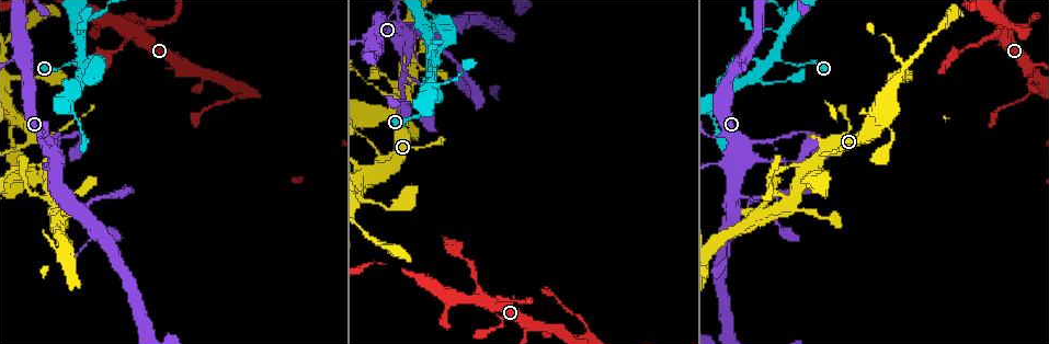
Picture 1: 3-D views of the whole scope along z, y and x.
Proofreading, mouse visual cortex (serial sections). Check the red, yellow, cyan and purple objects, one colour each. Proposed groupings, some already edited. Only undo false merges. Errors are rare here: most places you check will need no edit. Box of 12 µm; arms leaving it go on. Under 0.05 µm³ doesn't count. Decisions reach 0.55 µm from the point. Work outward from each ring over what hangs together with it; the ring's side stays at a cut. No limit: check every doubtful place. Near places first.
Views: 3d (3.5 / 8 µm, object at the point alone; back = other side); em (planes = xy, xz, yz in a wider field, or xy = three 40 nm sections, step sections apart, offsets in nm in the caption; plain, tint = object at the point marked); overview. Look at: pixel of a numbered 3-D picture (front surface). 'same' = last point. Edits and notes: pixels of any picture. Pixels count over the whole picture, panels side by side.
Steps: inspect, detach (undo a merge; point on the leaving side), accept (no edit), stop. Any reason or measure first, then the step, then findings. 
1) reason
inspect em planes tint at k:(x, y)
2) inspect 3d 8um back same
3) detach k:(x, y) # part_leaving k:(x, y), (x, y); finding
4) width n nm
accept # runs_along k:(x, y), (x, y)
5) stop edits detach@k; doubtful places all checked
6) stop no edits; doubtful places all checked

thin neck
inspect 3d 3.5um at 1:(429, 70)

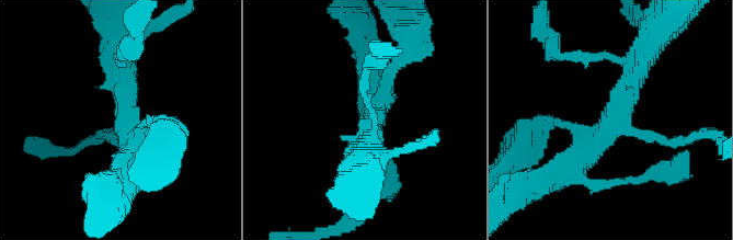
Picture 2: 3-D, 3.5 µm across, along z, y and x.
arms 4; arm_widths 150, 150, 350, 350 nm
inspect em xy step 3 tint at 2:(124, 129)

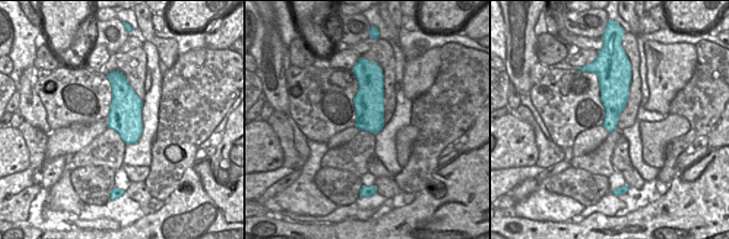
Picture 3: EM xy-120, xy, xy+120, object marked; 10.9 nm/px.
inspect em xy step 5 tint same

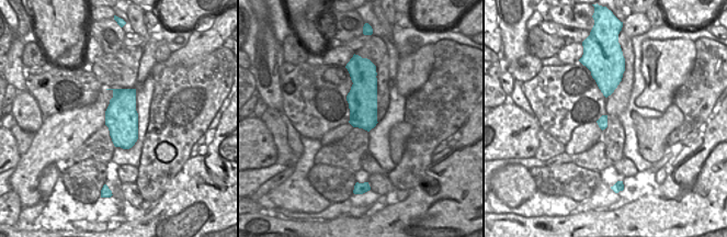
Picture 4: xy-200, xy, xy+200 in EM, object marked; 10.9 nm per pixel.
accept # runs_along 2:(680, 143), (610, 128), (565, 175); continuous, no second cell

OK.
abrupt turn
inspect 3d 8um at 1:(784, 36)

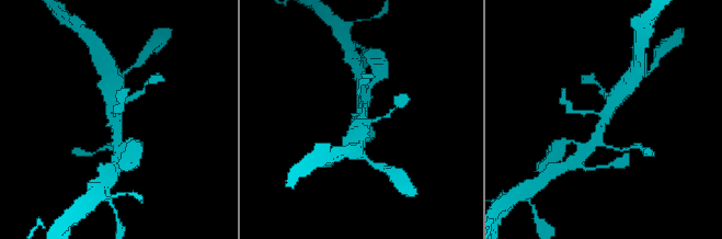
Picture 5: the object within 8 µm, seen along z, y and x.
zoom in
inspect 3d 3.5um at 5:(114, 118)

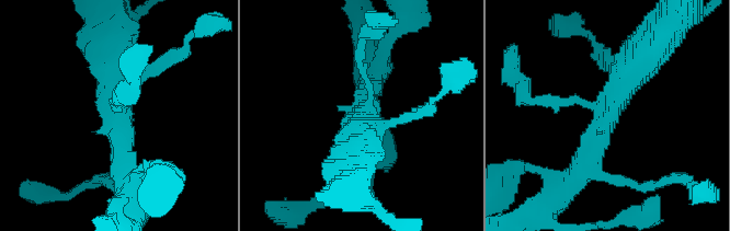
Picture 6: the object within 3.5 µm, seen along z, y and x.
arms 4; arm_widths 150, 150, 300, 500 nm; shape alone is not enough
inspect em xy step 3 tint at 6:(362, 116)

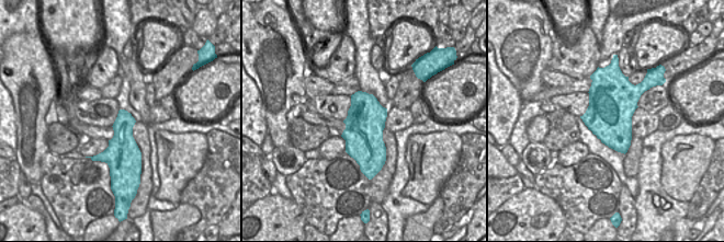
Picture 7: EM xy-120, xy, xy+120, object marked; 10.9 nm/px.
accept # runs_along 6:(595, 176), (608, 106), (648, 53); continuous, no second cell

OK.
sudden change in width
inspect 3d 3.5um at 1:(587, 329)

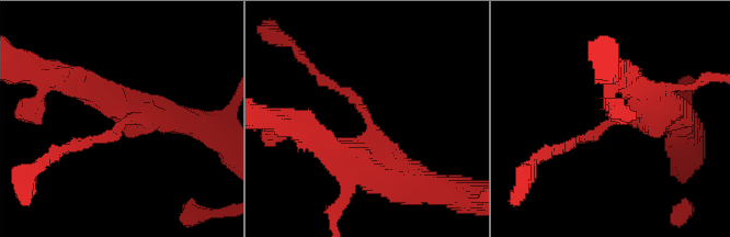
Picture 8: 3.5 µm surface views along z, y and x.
arm_widths 150, 400 nm
inspect em xy step 5 tint at 8:(373, 124)

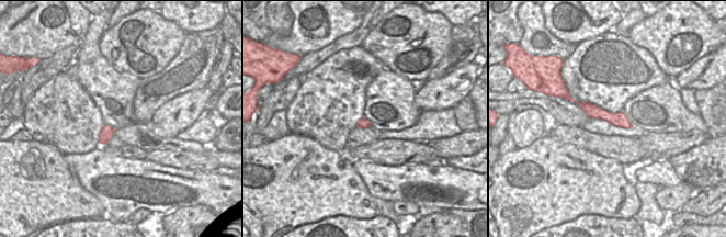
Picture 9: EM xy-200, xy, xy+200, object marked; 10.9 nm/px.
accept # runs_along 9:(582, 104), (627, 125); all the same cell

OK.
stop no edits; doubtful places all checked

